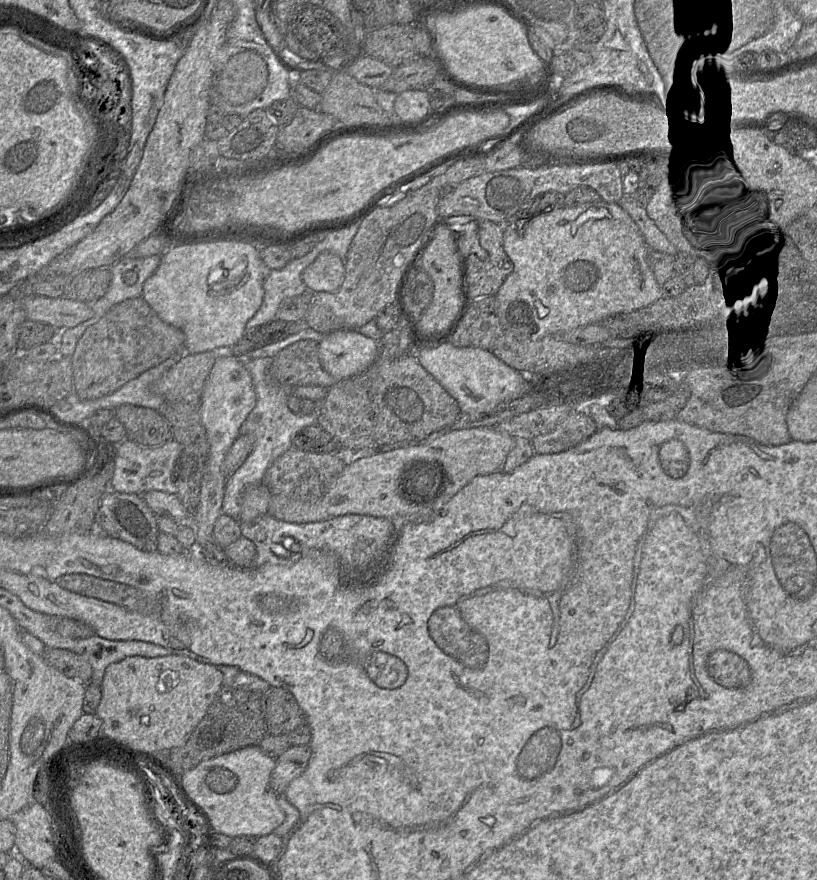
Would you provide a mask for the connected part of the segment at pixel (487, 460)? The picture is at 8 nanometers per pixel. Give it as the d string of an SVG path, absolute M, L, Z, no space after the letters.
M494 428L449 429L428 445L396 449L347 464L329 490L317 500L271 496L268 514L293 524L325 521L346 514L390 519L425 516L439 511L473 478L501 471L514 446L513 436Z

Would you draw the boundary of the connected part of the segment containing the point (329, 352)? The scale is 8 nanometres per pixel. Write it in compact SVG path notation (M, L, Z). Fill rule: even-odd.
M338 330L318 343L322 368L337 381L366 371L379 356L379 342L357 330Z

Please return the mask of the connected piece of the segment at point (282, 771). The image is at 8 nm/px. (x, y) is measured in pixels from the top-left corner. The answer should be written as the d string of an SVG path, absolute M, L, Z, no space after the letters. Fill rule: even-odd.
M292 745L276 760L270 776L270 784L277 794L284 794L289 783L302 774L311 757L309 745Z

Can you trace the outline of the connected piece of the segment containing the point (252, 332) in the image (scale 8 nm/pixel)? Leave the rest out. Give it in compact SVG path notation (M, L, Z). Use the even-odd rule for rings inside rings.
M276 319L270 323L245 330L242 337L232 345L232 354L242 359L256 359L249 358L252 351L283 340L307 328L309 327L305 319L294 322Z

